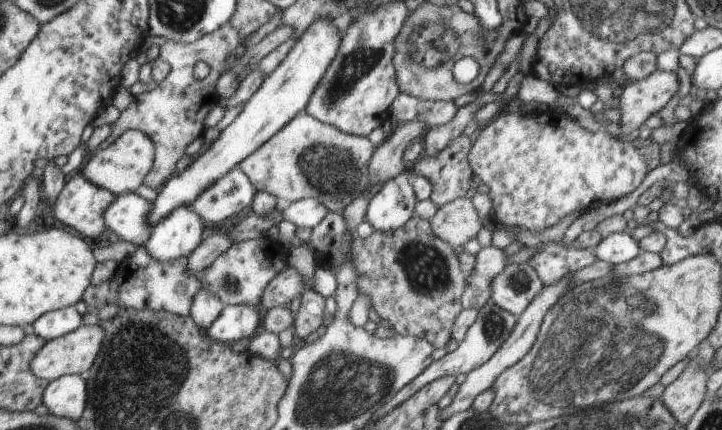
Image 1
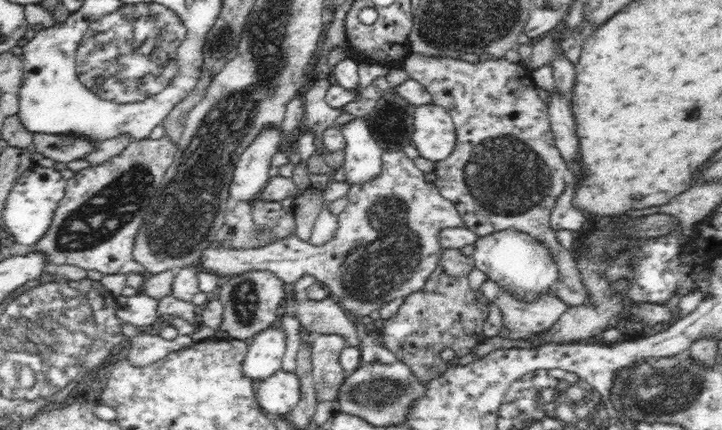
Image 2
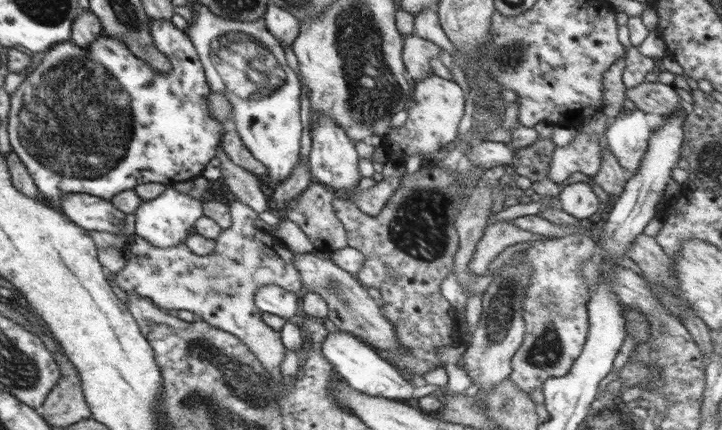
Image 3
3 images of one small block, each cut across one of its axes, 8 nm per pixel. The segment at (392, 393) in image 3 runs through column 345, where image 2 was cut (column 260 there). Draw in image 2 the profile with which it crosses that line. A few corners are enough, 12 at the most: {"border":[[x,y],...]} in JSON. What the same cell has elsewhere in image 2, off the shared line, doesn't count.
{"border":[[276,322],[248,341],[247,378],[264,382],[281,368],[286,331]]}

